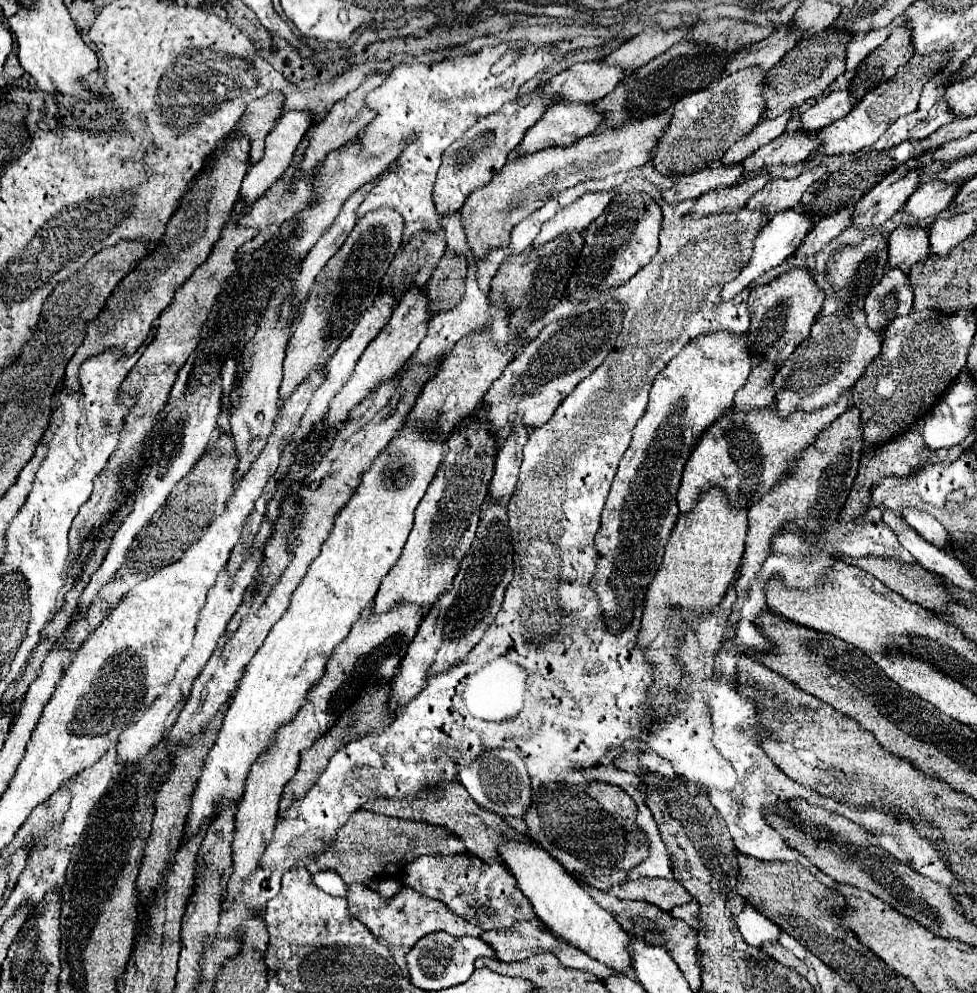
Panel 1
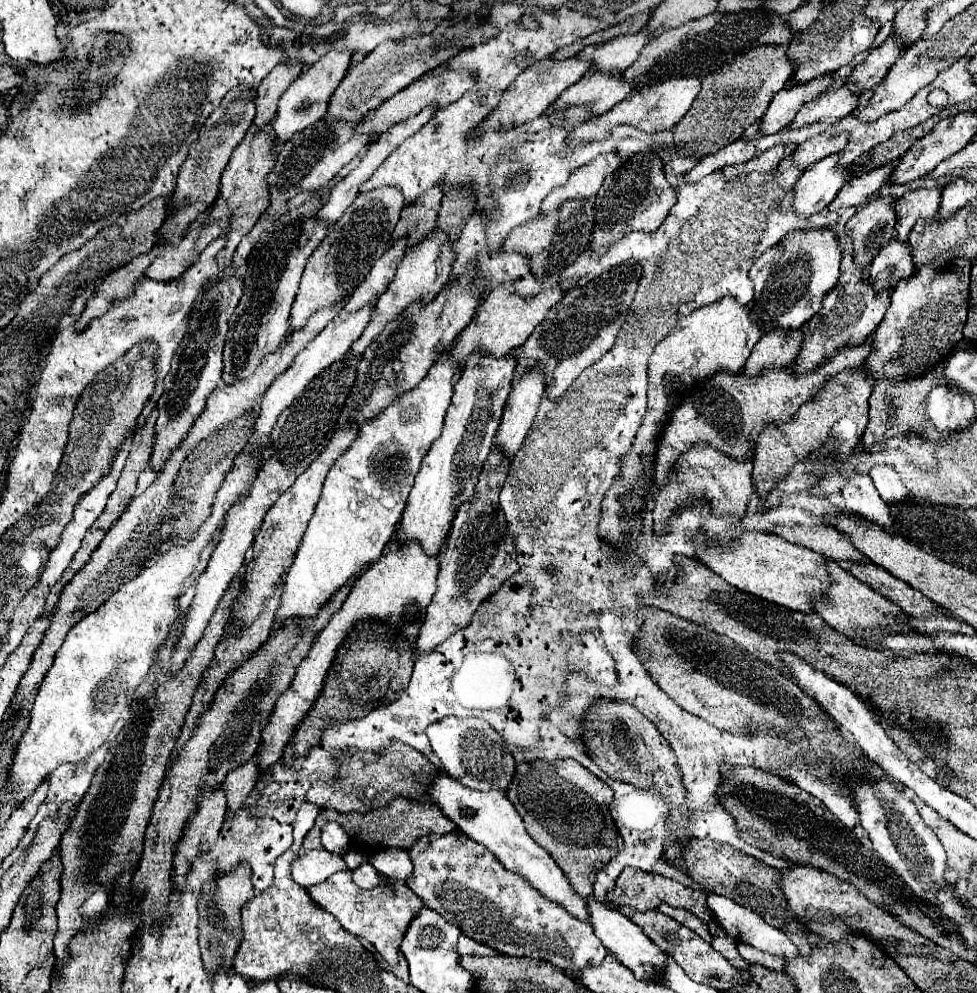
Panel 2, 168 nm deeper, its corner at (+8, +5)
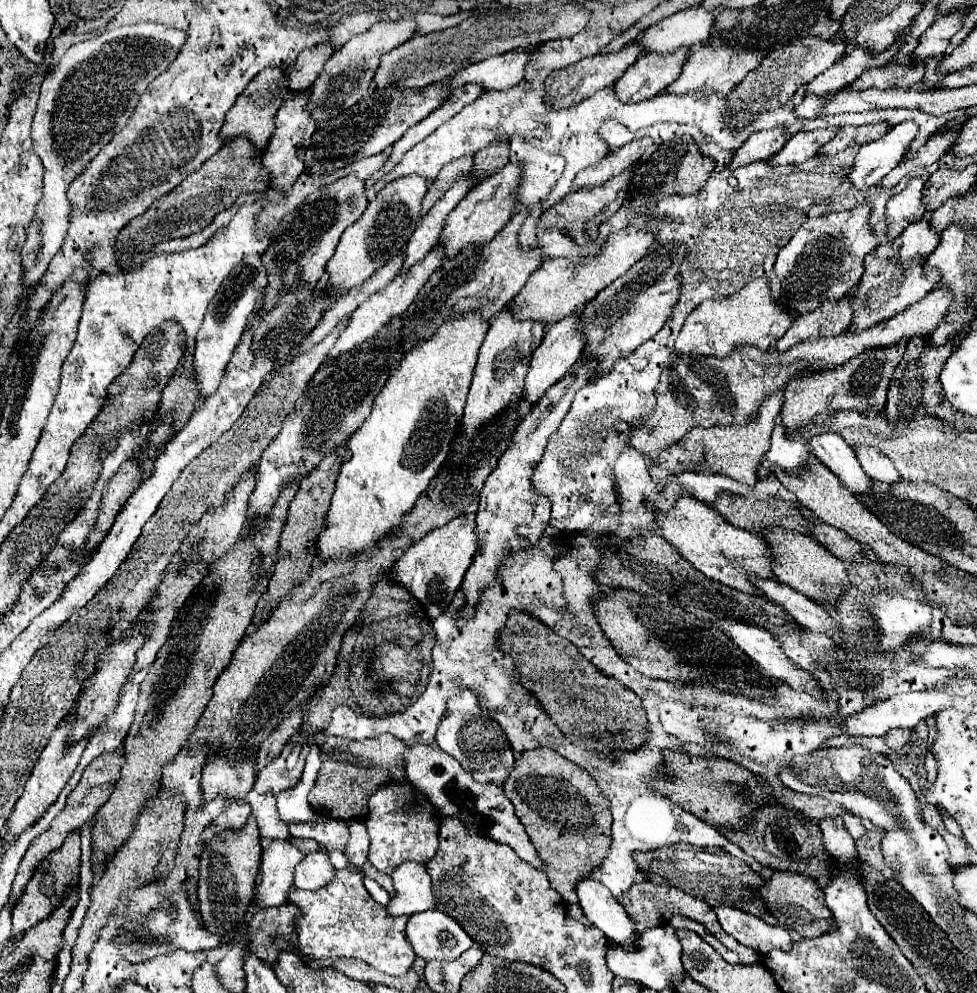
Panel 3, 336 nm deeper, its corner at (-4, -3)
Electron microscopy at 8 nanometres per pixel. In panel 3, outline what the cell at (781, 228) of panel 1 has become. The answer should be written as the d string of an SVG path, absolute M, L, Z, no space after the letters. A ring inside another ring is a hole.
M902 122L890 128L882 138L862 144L848 172L850 184L856 190L876 186L892 168L896 168L916 132L918 126L914 122Z

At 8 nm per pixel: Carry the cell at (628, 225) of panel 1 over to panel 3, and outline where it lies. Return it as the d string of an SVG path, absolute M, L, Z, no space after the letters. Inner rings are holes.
M690 136L674 138L666 144L660 144L652 154L646 154L638 162L628 184L628 202L648 200L656 204L660 198L668 194L696 194L704 186L712 170L714 170L714 160L702 156Z

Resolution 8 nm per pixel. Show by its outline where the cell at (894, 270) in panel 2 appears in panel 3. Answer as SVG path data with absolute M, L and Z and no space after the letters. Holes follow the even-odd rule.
M928 220L910 224L900 234L900 262L908 262L914 258L926 258L938 244L938 238L940 234L936 234L928 226Z

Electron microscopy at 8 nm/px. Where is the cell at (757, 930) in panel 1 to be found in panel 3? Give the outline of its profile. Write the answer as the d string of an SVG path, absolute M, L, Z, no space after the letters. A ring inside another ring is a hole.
M720 906L716 908L716 914L726 934L736 938L740 944L756 950L758 954L768 954L774 948L792 950L792 938L780 926L766 924L762 918L742 912L738 908Z

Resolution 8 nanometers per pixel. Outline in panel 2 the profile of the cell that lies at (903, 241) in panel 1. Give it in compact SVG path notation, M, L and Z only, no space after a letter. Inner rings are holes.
M918 188L896 200L896 236L906 240L918 218L936 218L940 206L940 188Z

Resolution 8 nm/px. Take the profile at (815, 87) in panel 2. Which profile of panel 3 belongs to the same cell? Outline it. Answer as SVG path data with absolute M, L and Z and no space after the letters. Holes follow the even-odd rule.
M900 38L896 44L892 44L886 52L878 56L870 56L862 48L850 50L842 56L842 60L832 64L812 82L808 82L804 86L804 94L834 94L836 90L844 90L844 86L850 86L856 78L860 78L860 74L864 74L864 70L872 70L872 66L884 66L894 56L898 46Z

